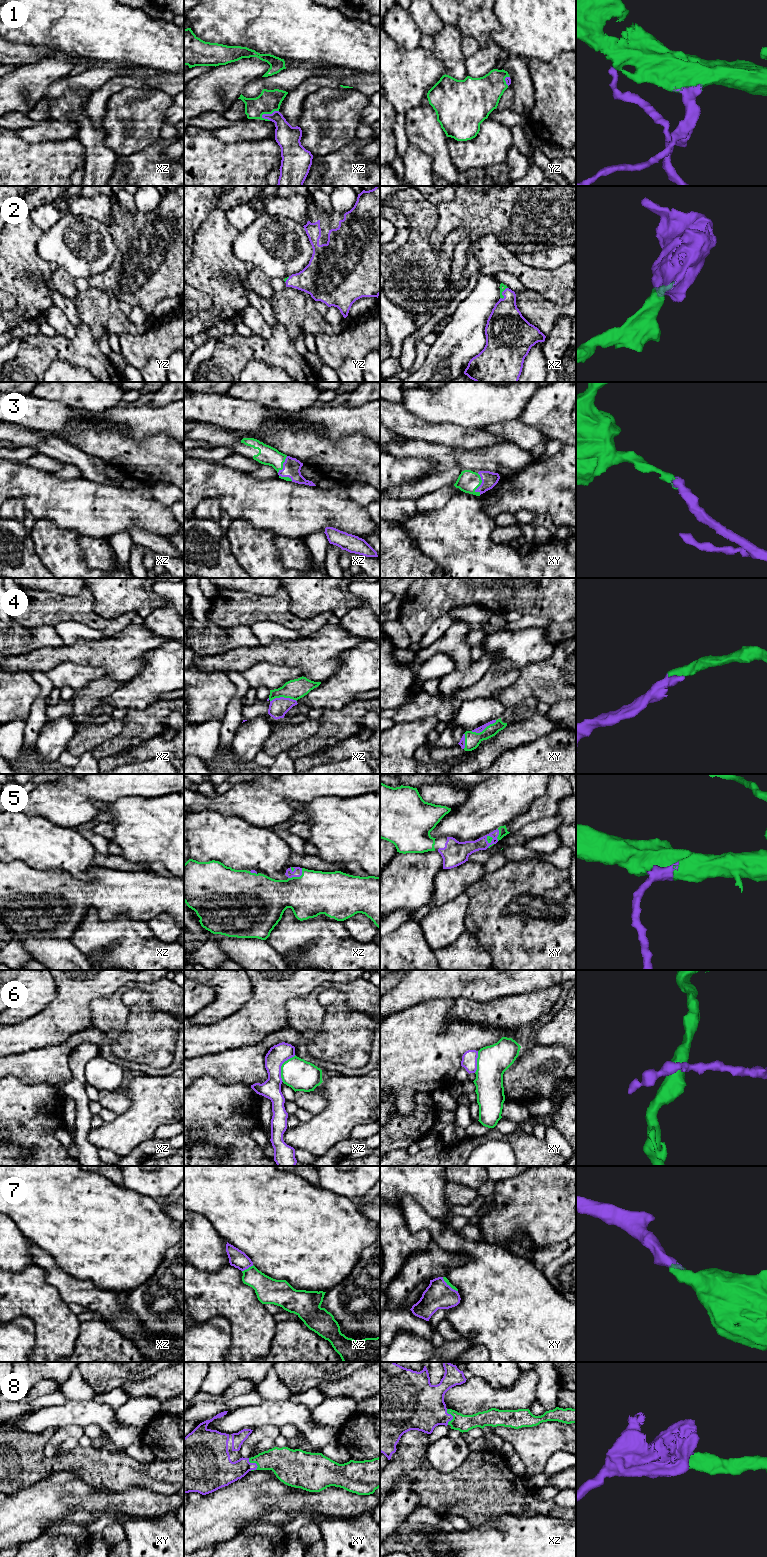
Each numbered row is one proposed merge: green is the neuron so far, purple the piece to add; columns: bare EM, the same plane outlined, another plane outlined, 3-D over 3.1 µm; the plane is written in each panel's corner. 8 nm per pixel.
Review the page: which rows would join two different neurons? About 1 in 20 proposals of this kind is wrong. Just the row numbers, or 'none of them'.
none of them

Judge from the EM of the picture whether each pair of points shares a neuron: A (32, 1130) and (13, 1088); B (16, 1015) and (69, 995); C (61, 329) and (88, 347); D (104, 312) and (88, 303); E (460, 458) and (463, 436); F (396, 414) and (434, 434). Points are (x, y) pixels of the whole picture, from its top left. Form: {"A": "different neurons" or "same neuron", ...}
{"A": "same neuron", "B": "different neurons", "C": "different neurons", "D": "same neuron", "E": "different neurons", "F": "same neuron"}

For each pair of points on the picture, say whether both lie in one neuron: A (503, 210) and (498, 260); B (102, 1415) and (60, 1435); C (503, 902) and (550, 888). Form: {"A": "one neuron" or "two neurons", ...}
{"A": "two neurons", "B": "two neurons", "C": "one neuron"}

